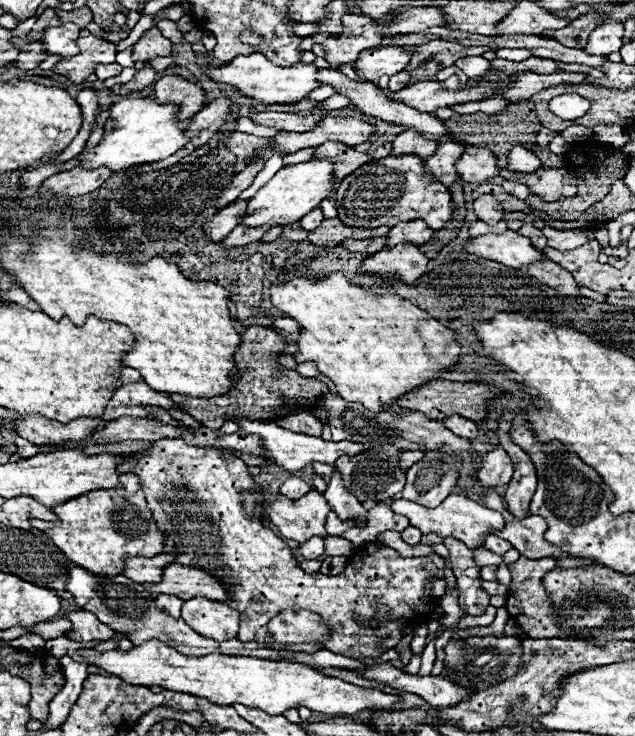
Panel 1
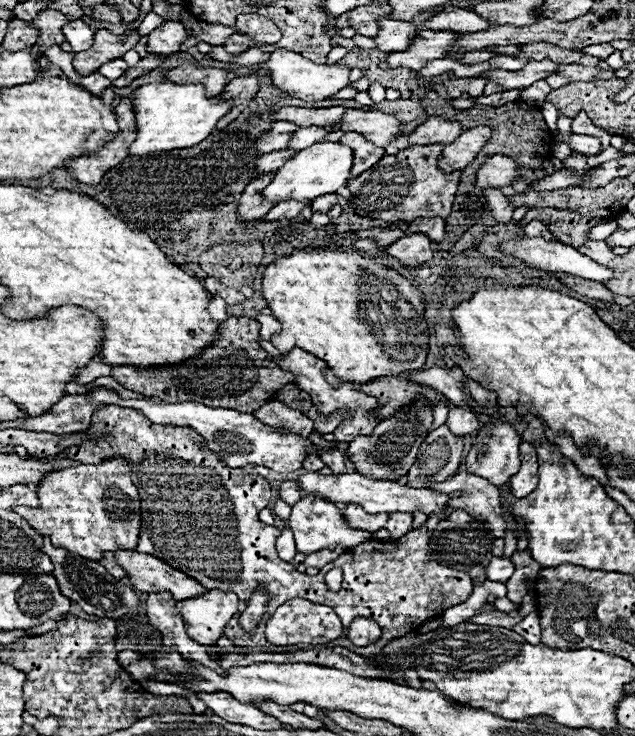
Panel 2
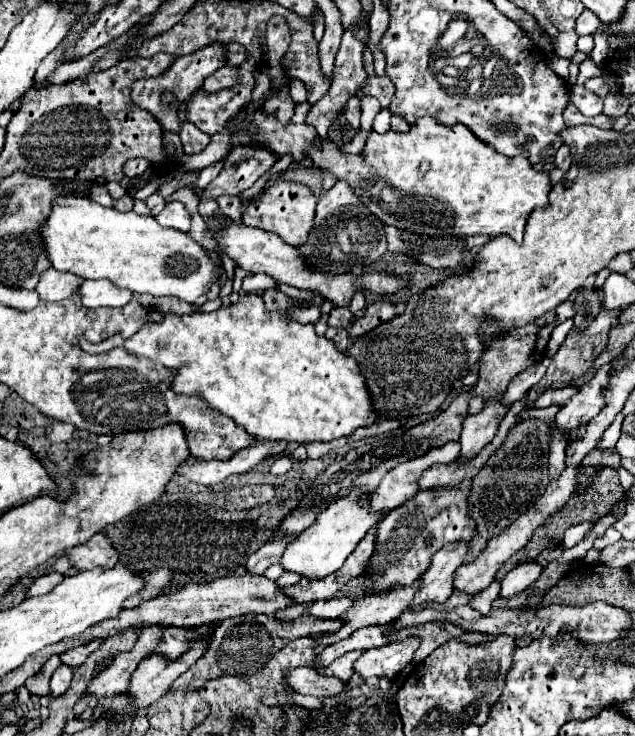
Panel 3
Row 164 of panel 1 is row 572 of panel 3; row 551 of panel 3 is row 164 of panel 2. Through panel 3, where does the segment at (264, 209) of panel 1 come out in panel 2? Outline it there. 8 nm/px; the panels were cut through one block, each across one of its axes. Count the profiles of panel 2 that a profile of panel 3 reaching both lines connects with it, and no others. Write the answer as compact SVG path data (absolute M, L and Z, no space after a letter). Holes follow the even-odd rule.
M316 142L304 150L300 150L288 164L284 164L276 174L274 180L262 190L266 200L284 202L284 200L314 200L322 194L334 194L340 186L346 186L350 180L354 152L352 148L340 142Z

